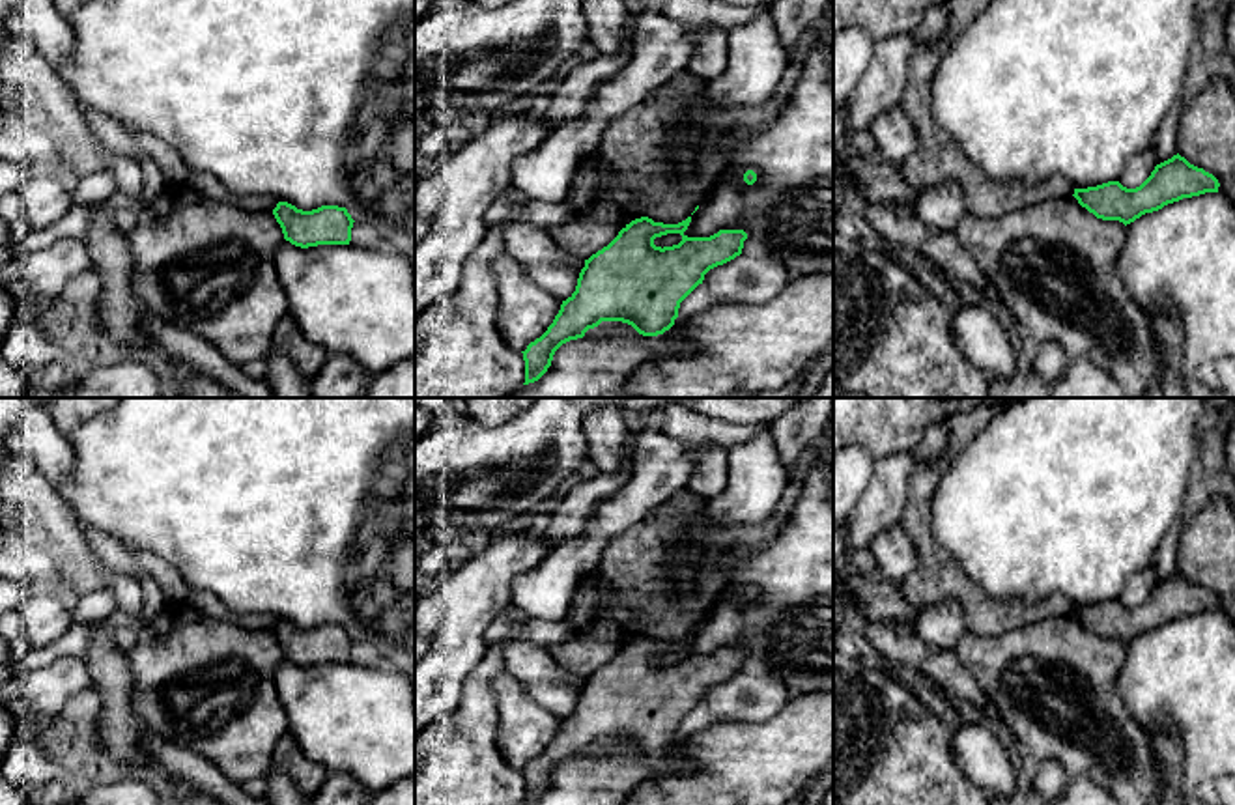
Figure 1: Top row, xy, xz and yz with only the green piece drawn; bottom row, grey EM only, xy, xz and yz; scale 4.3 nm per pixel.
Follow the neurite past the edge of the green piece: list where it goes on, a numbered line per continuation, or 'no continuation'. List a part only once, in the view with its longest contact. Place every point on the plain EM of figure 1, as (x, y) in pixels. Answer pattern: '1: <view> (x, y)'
no continuation

